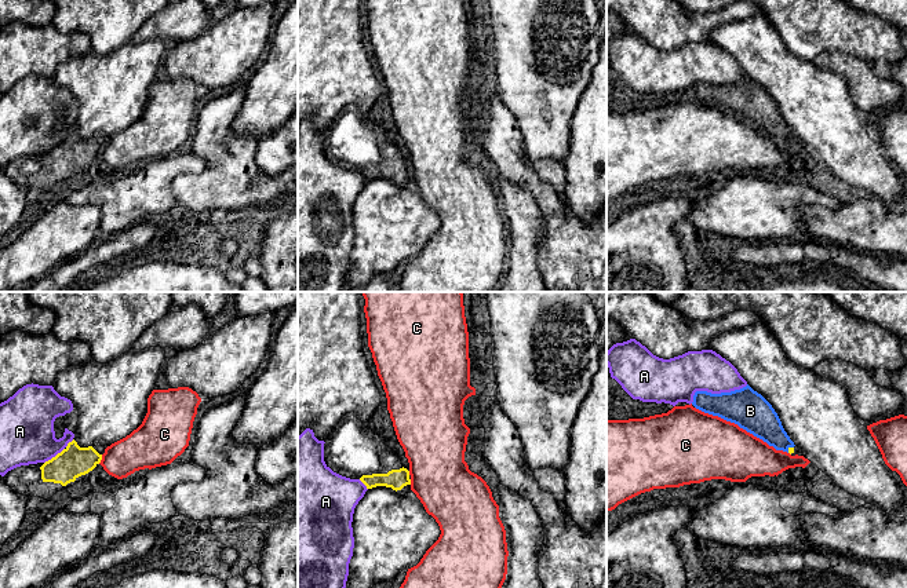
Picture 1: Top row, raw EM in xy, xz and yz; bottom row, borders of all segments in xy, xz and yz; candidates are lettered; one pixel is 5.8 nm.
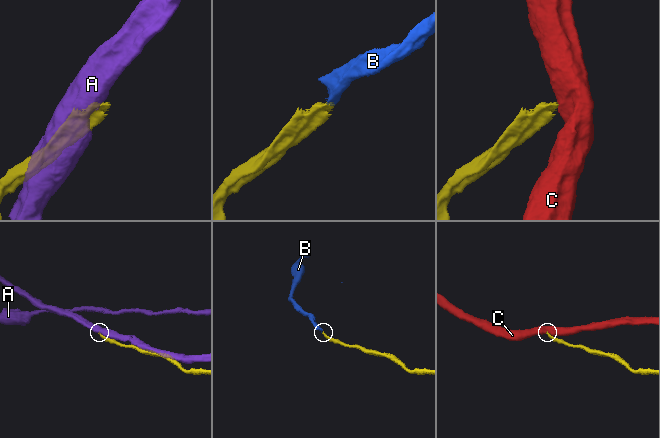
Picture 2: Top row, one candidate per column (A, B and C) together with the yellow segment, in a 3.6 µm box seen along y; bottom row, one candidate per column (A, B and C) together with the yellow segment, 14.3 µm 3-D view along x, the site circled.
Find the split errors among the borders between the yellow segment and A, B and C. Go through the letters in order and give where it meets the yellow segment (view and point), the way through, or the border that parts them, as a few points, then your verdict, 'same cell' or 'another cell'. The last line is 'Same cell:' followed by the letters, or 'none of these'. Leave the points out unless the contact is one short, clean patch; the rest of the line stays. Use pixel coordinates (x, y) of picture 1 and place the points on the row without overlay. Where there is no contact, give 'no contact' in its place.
A: contact xy (58, 145); another cell
B: contact yz (789, 141); way yz (790, 141), (789, 141), (760, 110); same cell
C: contact xy (101, 150); border xy (102, 146), (98, 154); another cell
Same cell: B

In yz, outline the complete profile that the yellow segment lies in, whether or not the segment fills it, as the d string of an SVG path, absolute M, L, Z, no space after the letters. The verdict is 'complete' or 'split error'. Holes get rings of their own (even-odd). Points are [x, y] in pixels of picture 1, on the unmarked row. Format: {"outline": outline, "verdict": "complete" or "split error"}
{"outline": "M748 76L731 84L696 83L692 96L709 106L737 116L776 142L794 145L794 134L784 123L772 96Z", "verdict": "split error"}

